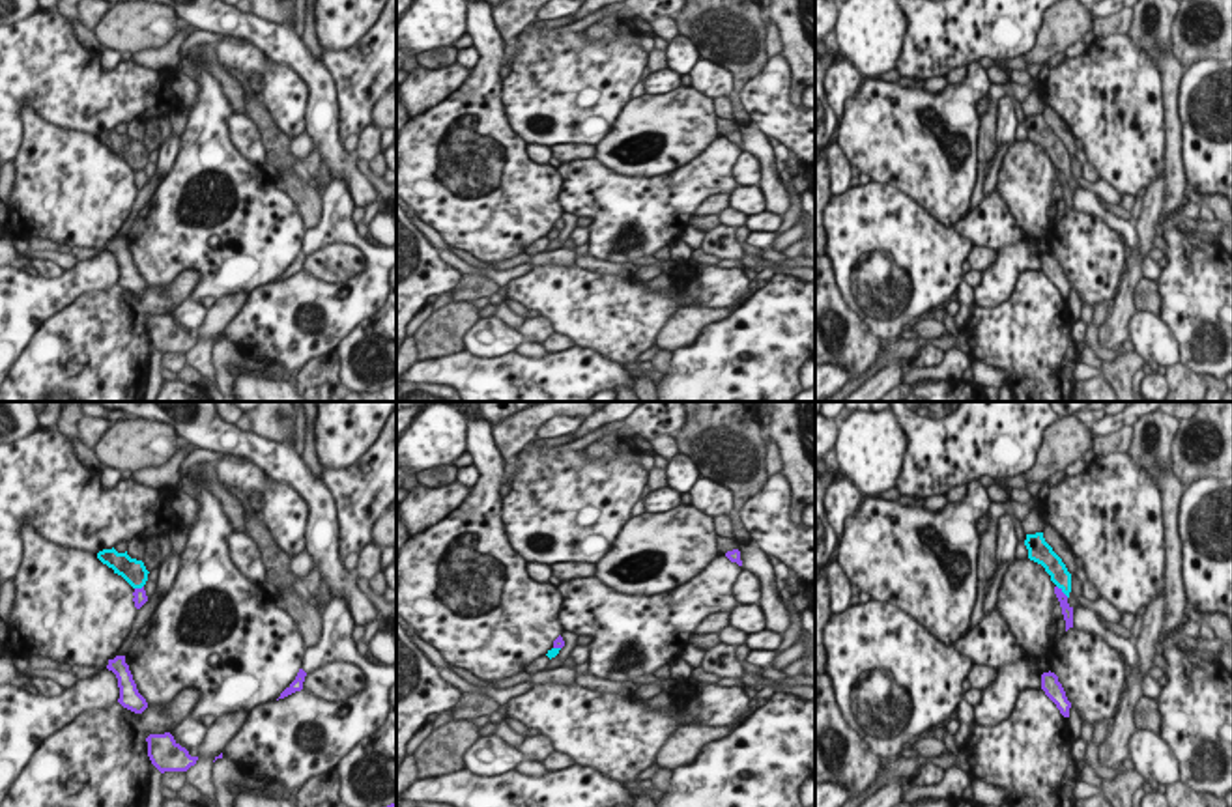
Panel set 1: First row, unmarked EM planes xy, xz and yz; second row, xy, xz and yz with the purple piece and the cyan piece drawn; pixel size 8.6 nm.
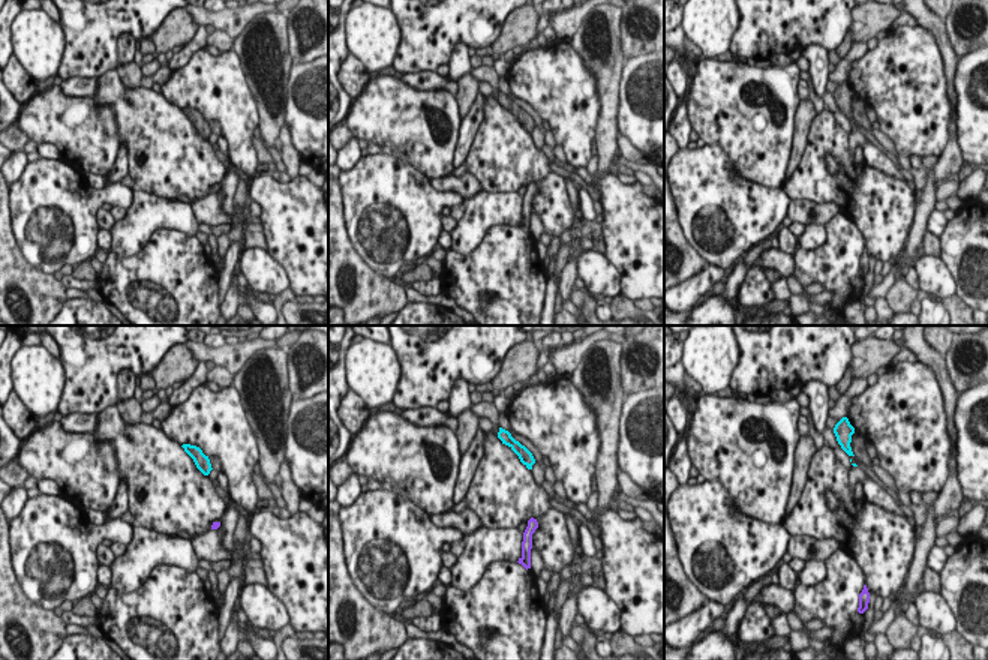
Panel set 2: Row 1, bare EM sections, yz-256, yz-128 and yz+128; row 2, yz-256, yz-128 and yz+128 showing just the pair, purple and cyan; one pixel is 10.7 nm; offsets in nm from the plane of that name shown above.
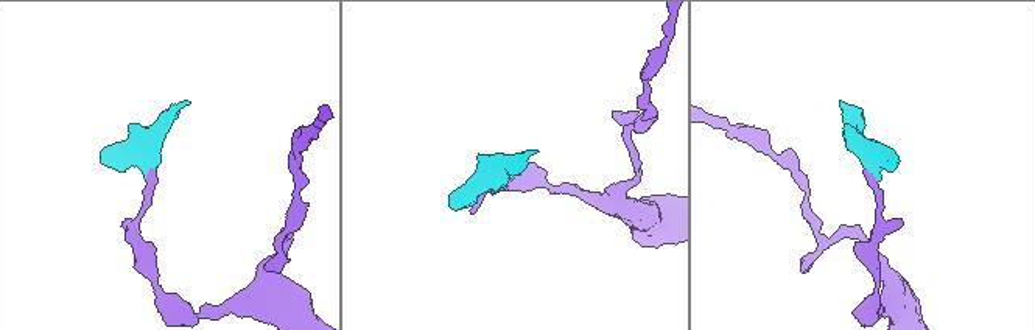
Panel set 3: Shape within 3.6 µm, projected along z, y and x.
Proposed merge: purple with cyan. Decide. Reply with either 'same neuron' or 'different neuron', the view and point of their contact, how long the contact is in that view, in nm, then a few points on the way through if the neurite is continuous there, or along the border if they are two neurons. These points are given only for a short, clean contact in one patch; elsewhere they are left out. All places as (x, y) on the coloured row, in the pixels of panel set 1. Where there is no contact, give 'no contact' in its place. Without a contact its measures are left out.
different neuron; contact yz (1060, 591); length 150 nm; border yz (1057, 585), (1068, 596)

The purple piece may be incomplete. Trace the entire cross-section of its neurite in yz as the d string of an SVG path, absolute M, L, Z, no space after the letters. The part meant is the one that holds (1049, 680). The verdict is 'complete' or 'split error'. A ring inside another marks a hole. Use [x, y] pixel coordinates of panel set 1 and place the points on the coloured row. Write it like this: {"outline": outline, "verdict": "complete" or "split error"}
{"outline": "M1049 671L1049 672L1041 674L1041 689L1056 704L1060 714L1064 717L1069 717L1071 702L1067 701L1066 691L1064 691L1064 687L1058 682L1058 676L1054 672Z", "verdict": "complete"}

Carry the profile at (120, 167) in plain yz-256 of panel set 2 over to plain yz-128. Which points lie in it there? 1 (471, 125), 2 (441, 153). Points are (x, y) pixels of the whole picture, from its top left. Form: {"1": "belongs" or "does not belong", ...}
{"1": "belongs", "2": "does not belong"}

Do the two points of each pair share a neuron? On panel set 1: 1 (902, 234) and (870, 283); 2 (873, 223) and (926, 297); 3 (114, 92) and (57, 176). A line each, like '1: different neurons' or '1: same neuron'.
1: same neuron
2: same neuron
3: different neurons

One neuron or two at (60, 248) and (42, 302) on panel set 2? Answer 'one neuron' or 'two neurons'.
two neurons

